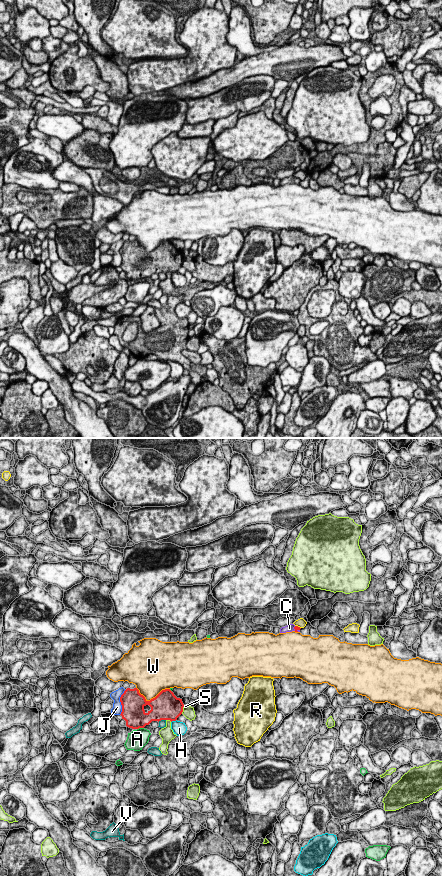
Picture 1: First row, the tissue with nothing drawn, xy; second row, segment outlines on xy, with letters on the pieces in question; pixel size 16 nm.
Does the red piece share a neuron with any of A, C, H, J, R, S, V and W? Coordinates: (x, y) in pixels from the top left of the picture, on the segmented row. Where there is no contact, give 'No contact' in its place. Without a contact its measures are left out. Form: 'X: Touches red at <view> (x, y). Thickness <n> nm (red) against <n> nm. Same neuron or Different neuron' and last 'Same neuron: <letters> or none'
A: Touches red at xy (140, 727). Thickness 360 nm (red) against 320 nm. Different neuron
C: Touches red at xy (296, 630). Thickness 70 nm (red) against 130 nm. Same neuron
H: Touches red at xy (173, 720). Thickness 440 nm (red) against 220 nm. Different neuron
J: Touches red at xy (120, 701). Thickness 360 nm (red) against 160 nm. Different neuron
R: Touches red at xy (297, 626). Thickness 70 nm (red) against 140 nm. Different neuron
S: Touches red at xy (182, 709). Thickness 440 nm (red) against 190 nm. Different neuron
V: Touches red at xy (161, 719). Thickness 440 nm (red) against 120 nm. Different neuron
W: Touches red at xy (152, 699). Thickness 440 nm (red) against 400 nm. Different neuron
Same neuron: C

